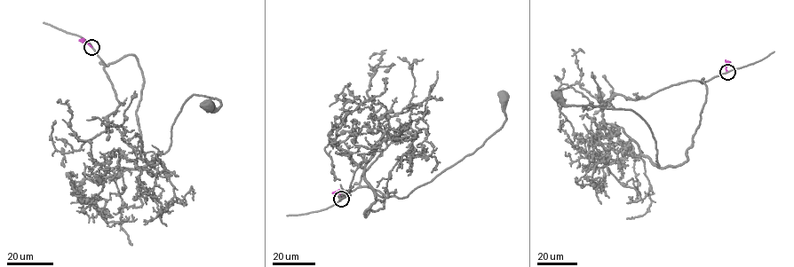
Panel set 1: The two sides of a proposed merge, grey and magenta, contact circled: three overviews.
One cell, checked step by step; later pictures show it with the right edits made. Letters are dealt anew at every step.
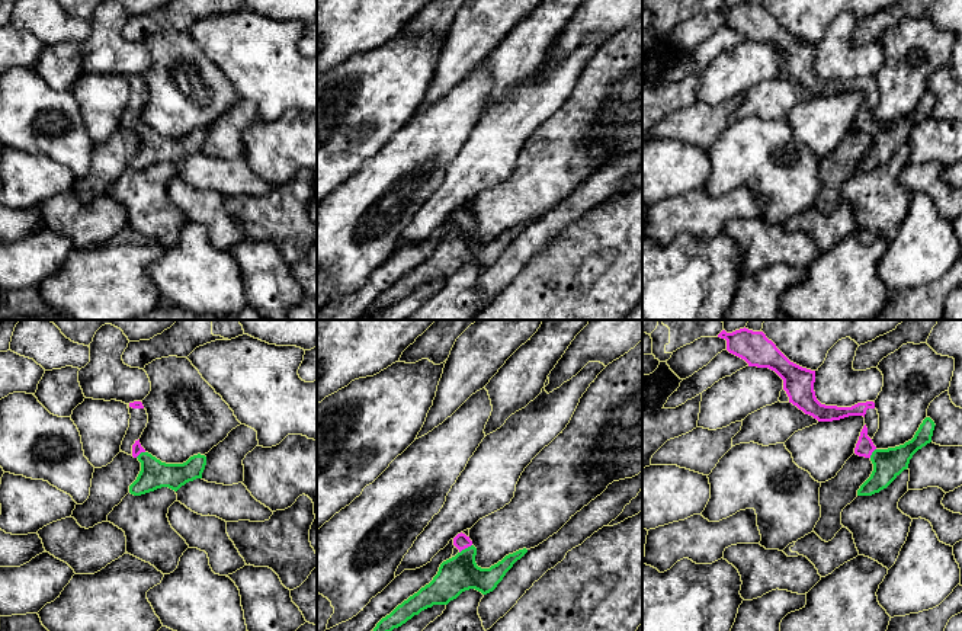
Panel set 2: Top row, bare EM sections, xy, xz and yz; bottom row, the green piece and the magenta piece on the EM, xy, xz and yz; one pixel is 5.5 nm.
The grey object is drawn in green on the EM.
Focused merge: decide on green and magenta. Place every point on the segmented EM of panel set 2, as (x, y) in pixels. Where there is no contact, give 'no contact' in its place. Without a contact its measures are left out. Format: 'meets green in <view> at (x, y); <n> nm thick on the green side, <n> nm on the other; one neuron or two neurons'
meets green in xz at (465, 548); 200 nm thick on the green side, 90 nm on the other; one neuron

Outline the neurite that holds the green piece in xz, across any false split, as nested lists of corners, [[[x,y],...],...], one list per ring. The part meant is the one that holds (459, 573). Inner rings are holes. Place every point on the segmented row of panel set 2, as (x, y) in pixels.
[[[462,532],[458,534],[453,538],[453,545],[459,552],[443,561],[433,580],[382,618],[373,631],[392,631],[421,611],[433,605],[448,605],[469,589],[482,595],[493,592],[513,564],[528,552],[526,548],[519,550],[490,568],[481,568],[475,563],[477,548],[469,536]]]

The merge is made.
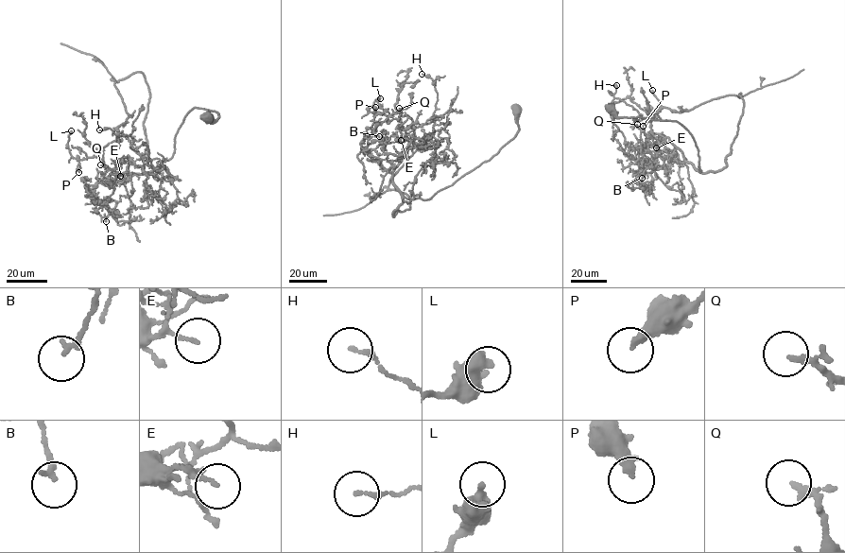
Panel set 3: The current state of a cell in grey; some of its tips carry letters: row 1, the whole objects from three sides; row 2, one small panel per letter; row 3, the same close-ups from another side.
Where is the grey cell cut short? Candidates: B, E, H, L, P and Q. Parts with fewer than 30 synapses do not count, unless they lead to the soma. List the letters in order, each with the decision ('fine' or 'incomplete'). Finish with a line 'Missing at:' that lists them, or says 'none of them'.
B: fine
E: fine
H: fine
L: fine
P: fine
Q: fine
Missing at: none of them

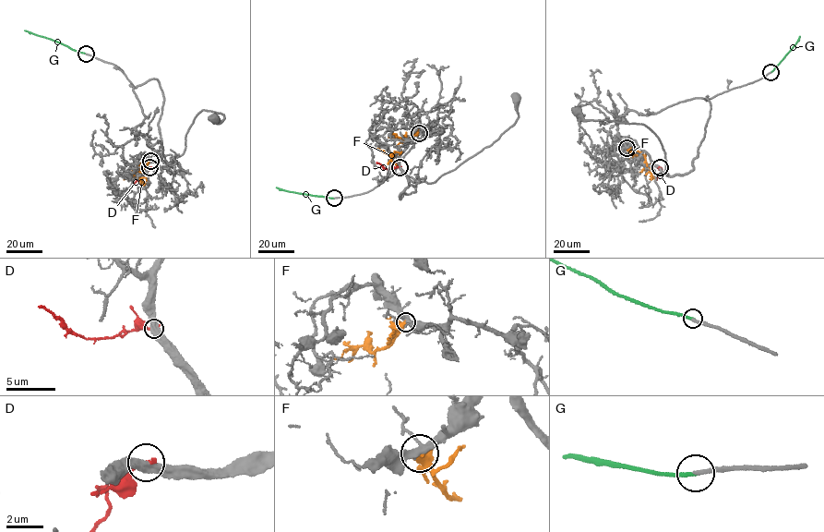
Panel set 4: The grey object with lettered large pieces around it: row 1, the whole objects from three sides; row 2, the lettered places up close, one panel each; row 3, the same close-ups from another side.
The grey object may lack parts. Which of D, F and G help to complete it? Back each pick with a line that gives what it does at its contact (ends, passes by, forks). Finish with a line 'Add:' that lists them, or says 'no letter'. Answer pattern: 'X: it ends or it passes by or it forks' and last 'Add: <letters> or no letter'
G: it ends
Add: G

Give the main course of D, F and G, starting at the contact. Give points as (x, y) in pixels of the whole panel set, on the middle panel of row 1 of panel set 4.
D: (400, 167), (388, 169), (376, 163)
F: (419, 133), (404, 137), (398, 144), (398, 153), (391, 155), (401, 151)
G: (334, 198), (276, 187)

